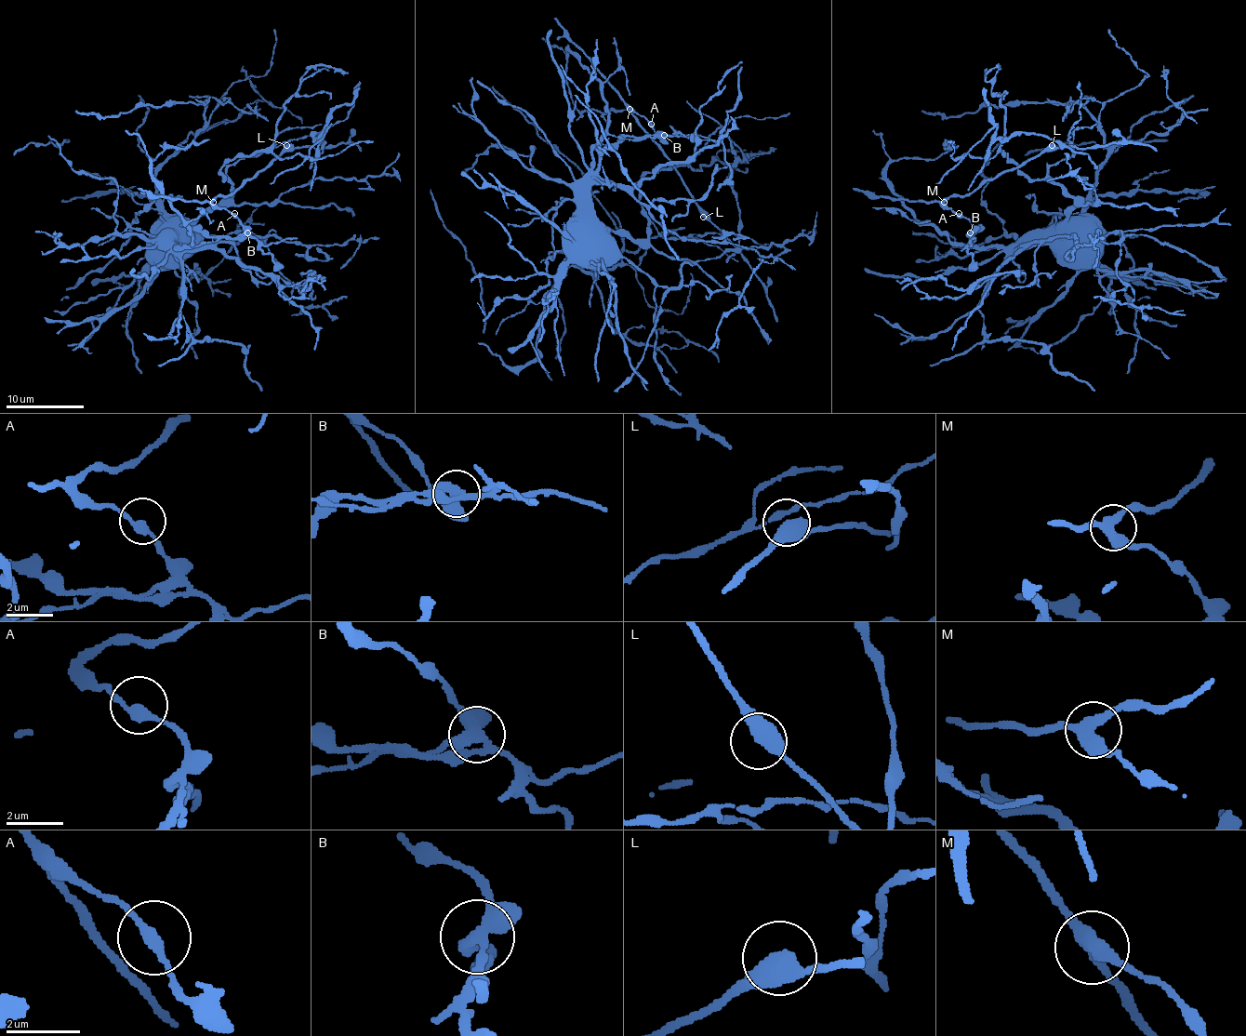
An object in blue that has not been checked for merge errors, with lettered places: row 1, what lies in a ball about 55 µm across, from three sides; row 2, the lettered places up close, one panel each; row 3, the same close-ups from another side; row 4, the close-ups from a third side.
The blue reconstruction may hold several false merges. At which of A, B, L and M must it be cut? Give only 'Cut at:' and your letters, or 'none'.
Cut at: B

